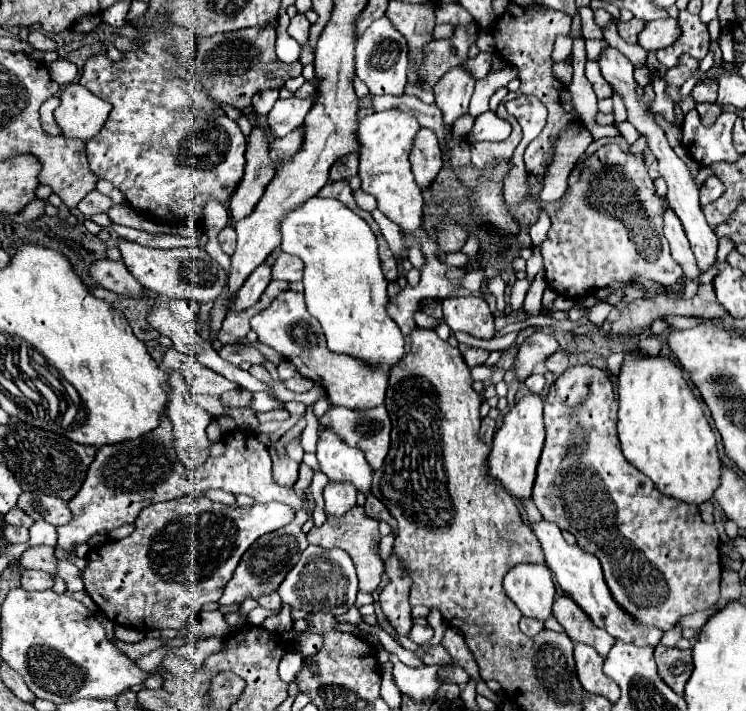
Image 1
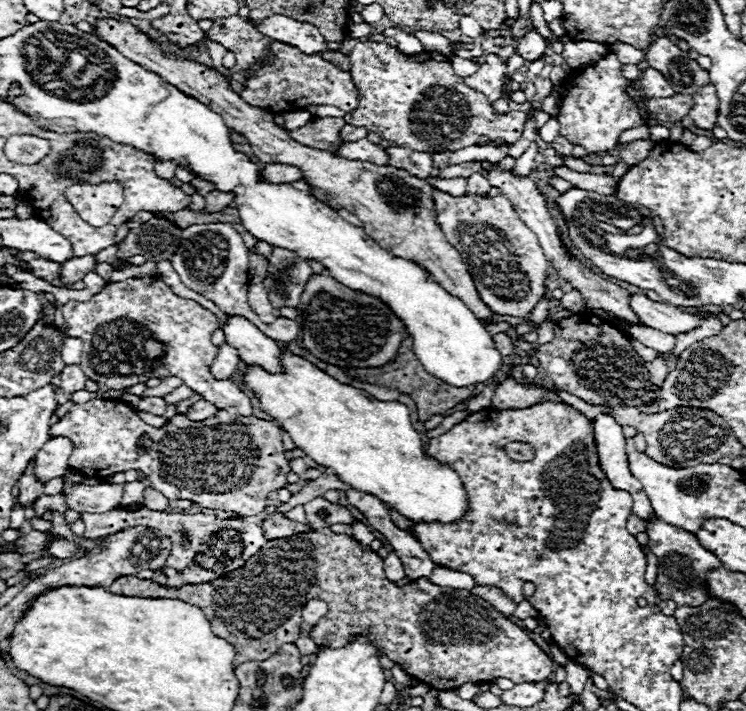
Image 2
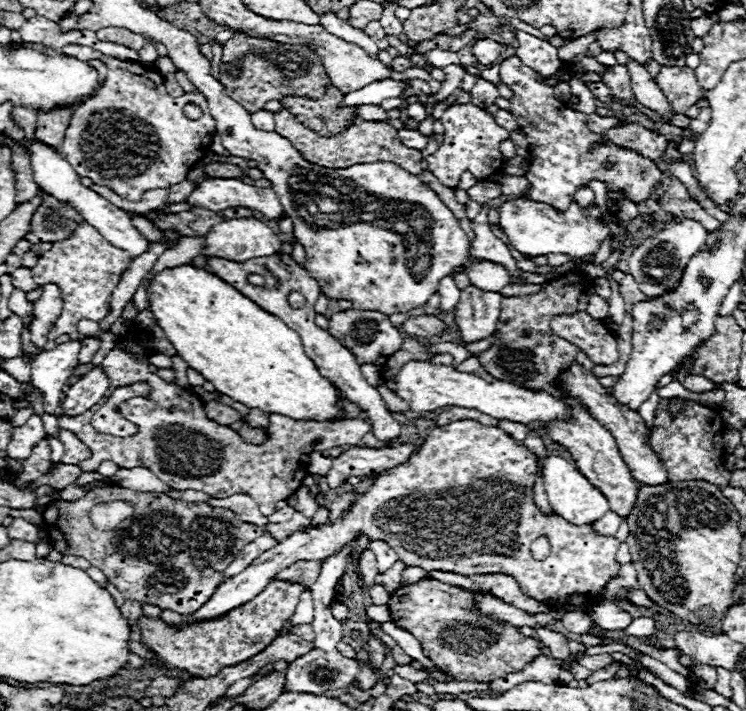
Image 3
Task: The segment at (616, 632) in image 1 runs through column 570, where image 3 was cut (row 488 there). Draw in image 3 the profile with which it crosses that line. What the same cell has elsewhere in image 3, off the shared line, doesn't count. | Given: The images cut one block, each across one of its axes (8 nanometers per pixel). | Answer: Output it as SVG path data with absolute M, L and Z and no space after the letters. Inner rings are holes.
M562 456L546 458L546 462L544 462L544 486L546 486L546 494L548 494L548 502L550 502L552 510L572 524L596 522L598 518L602 518L610 510L606 496L596 486L592 486L588 482L588 478Z

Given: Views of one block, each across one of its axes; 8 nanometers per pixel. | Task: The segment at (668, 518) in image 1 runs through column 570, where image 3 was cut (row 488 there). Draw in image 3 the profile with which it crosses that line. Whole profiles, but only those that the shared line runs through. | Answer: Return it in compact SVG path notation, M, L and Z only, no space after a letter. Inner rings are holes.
M460 420L448 424L446 428L432 428L424 438L424 444L406 464L384 472L374 480L372 486L348 508L340 514L338 520L314 526L302 532L290 534L286 540L278 542L270 552L264 552L254 560L250 568L224 580L218 586L214 596L194 614L190 620L212 620L228 610L246 604L262 588L276 576L276 572L288 568L298 560L326 560L328 556L340 552L346 544L356 540L360 534L366 534L370 540L386 540L394 552L398 552L400 560L406 566L420 566L424 570L442 568L444 572L462 572L462 576L474 574L508 574L518 580L522 592L534 600L544 600L552 608L566 606L572 594L580 594L588 604L598 604L598 596L606 588L610 580L614 580L620 572L620 564L616 560L616 552L620 540L614 536L602 536L594 530L594 522L590 524L570 524L558 514L542 514L532 498L534 480L538 476L538 456L532 454L524 444L518 444L510 434L496 426L484 426L476 420ZM546 536L550 542L550 556L546 560L534 560L530 552L530 544Z

